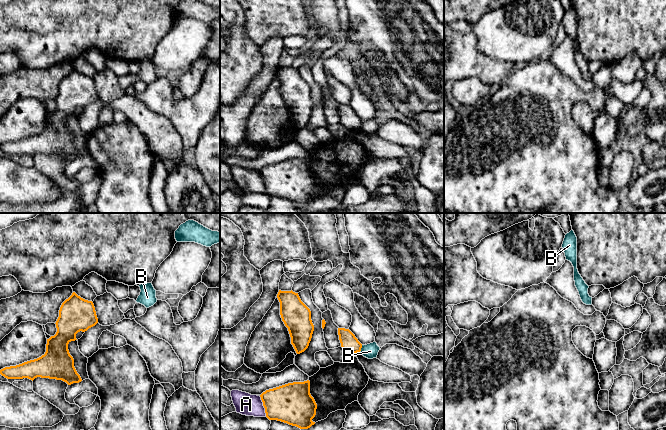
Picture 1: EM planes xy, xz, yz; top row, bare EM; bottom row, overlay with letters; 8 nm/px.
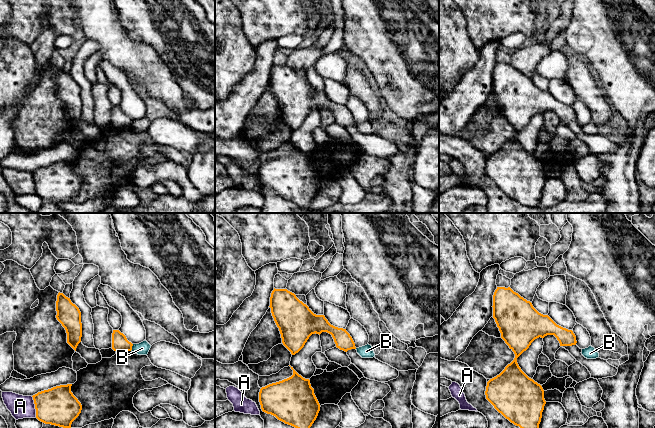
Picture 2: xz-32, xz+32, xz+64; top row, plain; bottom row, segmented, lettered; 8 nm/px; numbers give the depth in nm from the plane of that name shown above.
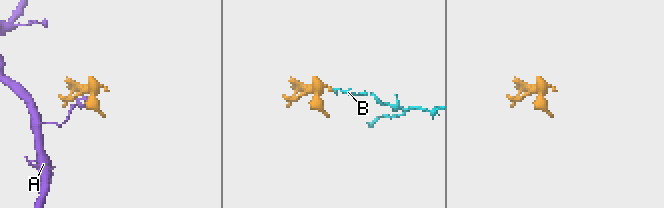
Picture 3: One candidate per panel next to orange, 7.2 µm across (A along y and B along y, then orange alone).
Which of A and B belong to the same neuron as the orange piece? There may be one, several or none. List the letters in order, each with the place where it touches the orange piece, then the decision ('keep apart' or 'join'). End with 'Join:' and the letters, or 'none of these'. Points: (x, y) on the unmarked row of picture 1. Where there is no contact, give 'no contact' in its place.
A: xz (263, 181) | keep apart
B: xz (361, 123) | keep apart
Join: none of these

